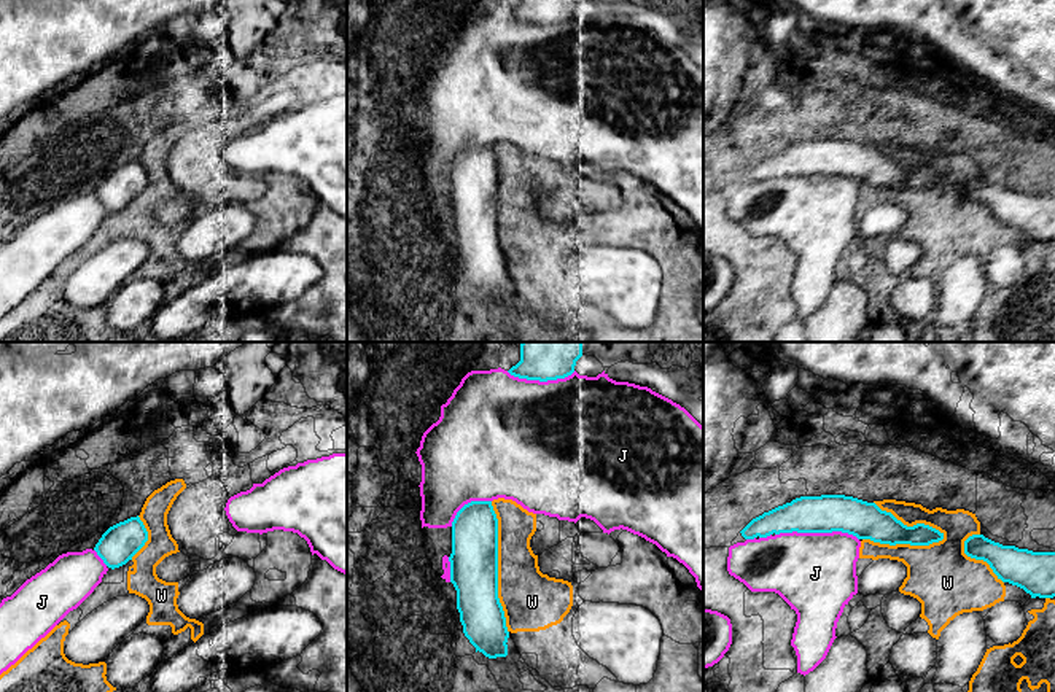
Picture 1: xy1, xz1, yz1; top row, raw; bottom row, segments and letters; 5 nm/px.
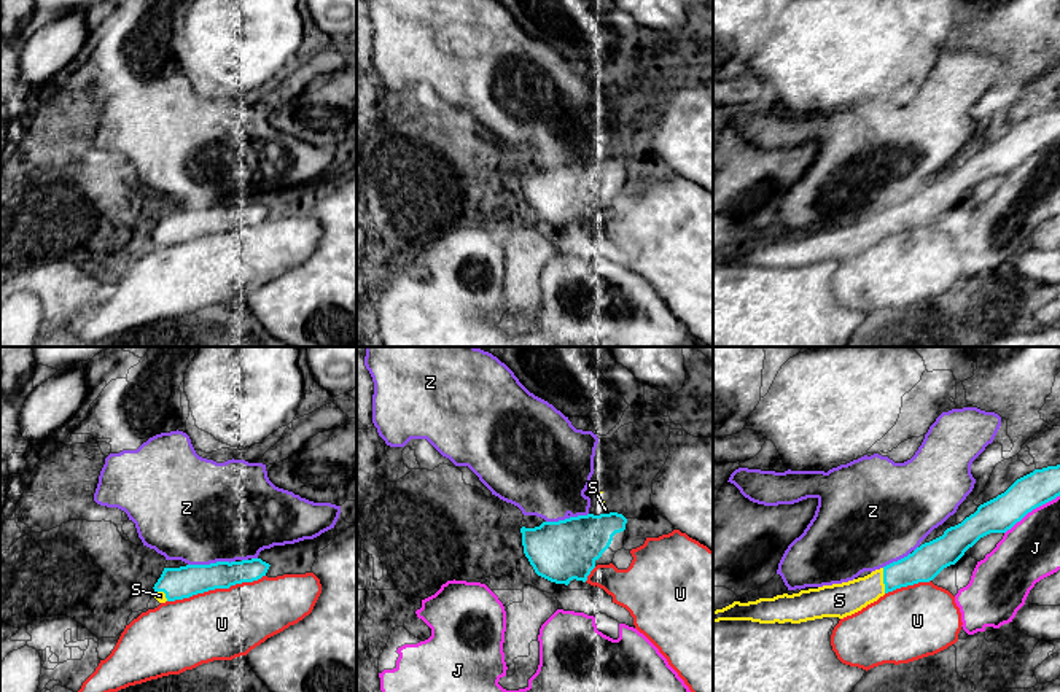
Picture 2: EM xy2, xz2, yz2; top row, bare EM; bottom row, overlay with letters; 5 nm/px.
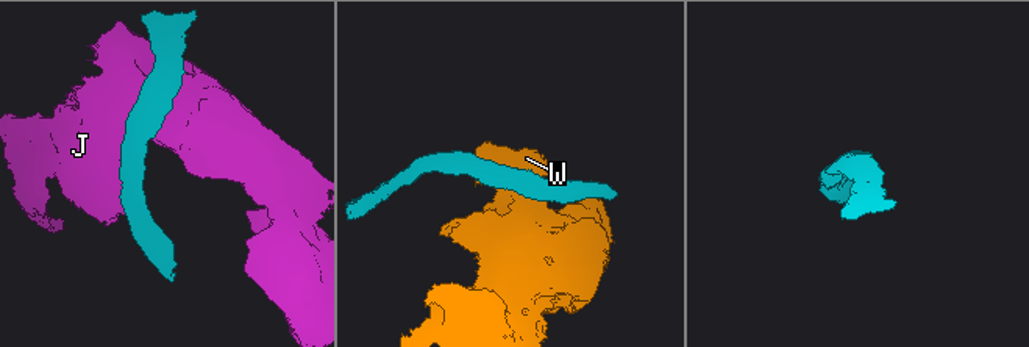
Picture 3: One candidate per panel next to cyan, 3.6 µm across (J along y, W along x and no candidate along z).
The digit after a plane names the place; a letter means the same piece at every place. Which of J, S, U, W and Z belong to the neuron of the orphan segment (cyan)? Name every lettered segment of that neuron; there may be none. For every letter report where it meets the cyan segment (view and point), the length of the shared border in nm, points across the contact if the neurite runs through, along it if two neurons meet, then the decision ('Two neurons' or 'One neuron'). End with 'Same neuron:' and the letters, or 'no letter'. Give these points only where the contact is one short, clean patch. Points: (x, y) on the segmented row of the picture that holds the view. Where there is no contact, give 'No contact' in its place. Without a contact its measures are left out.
J: Touches cyan at yz1 (817, 532). Shared border 420 nm. Two neurons
S: Touches cyan at yz2 (884, 581). Shared border 130 nm. One neuron
U: Touches cyan at xy2 (215, 587). Shared border 500 nm. Two neurons
W: Touches cyan at yz1 (910, 527). Shared border 420 nm. Two neurons
Z: Touches cyan at xy2 (210, 563). Shared border 240 nm. Boundary: xy2 (234, 560), (188, 565). Two neurons
Same neuron: S

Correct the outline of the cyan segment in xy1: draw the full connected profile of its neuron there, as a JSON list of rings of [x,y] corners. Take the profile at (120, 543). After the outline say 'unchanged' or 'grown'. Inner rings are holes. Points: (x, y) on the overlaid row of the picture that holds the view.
[[[137,515],[110,527],[94,550],[108,568],[115,570],[132,560],[146,541],[148,531]]]; unchanged

